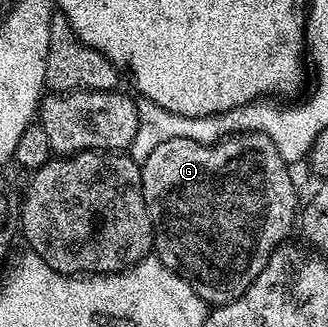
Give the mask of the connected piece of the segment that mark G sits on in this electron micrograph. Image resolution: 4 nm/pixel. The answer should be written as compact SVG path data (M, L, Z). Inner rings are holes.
M239 131L237 135L227 135L218 143L201 143L200 141L184 141L183 139L164 141L160 145L156 145L154 152L148 156L148 161L144 161L140 166L142 168L144 201L154 226L154 251L157 258L161 259L164 265L168 265L168 269L172 269L180 278L187 279L194 292L207 305L222 307L226 303L239 299L248 289L248 285L252 285L252 281L256 281L256 277L260 277L264 265L268 265L274 250L289 240L286 238L289 237L290 230L293 227L295 230L300 202L298 203L298 195L294 192L294 183L290 180L291 168L282 160L280 153L276 153L276 145L272 145L272 141L266 135L261 135L255 131Z

